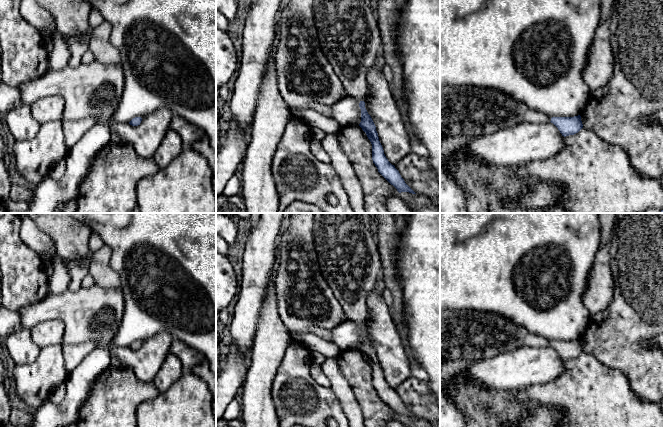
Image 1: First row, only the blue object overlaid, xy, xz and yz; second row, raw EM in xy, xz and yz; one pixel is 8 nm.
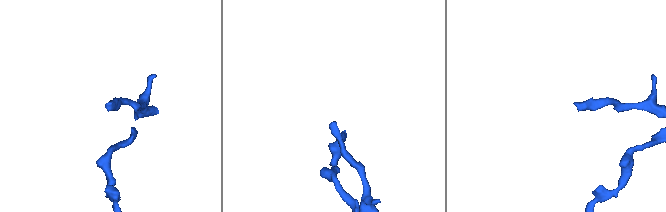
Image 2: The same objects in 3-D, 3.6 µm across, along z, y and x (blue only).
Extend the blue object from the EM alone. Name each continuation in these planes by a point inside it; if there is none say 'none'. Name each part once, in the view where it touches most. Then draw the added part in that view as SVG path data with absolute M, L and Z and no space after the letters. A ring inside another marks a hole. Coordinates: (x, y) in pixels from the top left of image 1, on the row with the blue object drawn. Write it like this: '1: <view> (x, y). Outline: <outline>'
1: yz (472, 112). Outline: M440 87L440 142L450 138L478 139L524 121L544 123L551 117L497 89Z

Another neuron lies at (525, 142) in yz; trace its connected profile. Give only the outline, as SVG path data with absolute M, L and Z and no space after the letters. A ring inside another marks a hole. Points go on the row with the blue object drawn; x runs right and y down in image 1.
M524 121L494 134L473 139L464 146L465 156L487 165L524 165L556 155L564 146L564 136L551 122Z

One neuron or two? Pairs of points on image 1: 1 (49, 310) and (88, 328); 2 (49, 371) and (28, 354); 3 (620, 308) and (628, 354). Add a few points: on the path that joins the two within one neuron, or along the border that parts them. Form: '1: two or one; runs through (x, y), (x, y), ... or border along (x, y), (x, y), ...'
1: one; runs through (59, 310), (70, 310), (78, 318)
2: two; border along (41, 349), (38, 356), (32, 362), (16, 365)
3: one; runs through (624, 319), (624, 343)

